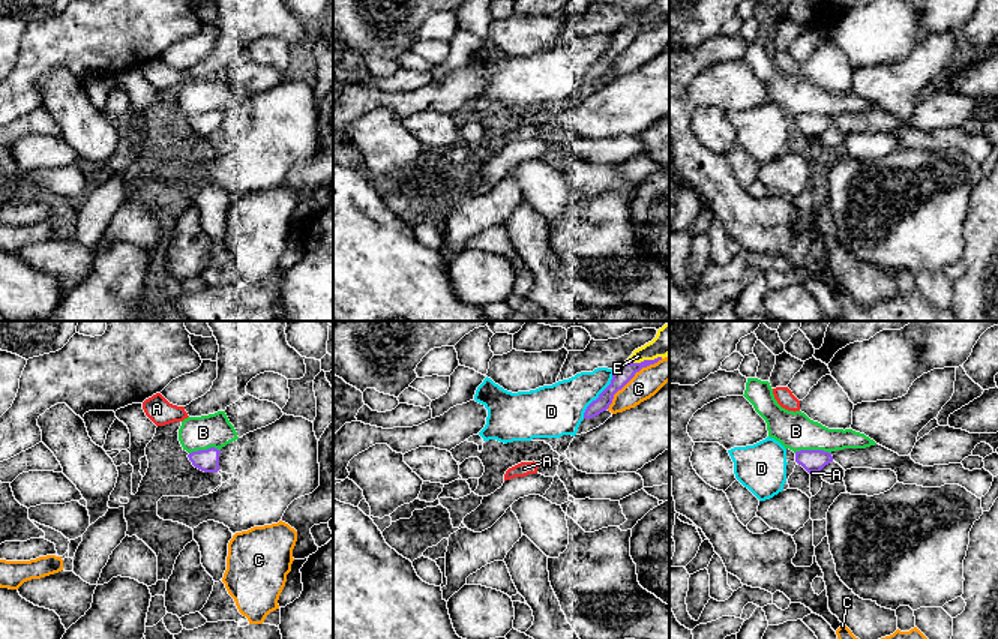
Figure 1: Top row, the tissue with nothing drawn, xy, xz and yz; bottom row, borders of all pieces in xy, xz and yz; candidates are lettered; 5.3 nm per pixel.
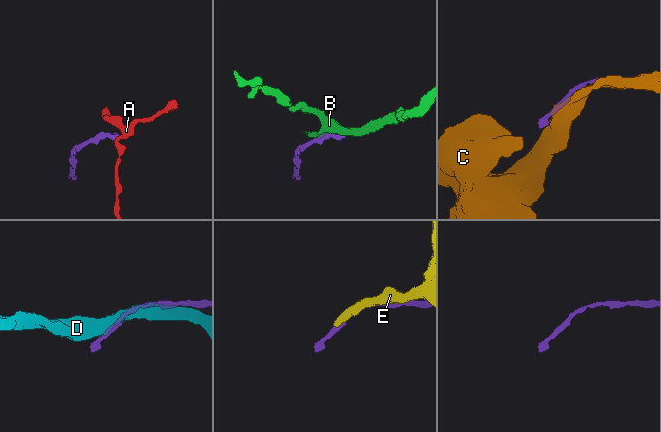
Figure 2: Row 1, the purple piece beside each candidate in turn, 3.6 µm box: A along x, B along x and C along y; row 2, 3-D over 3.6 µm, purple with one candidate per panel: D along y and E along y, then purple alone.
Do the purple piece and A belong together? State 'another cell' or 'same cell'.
another cell

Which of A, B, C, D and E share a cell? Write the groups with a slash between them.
A / B E / C / D

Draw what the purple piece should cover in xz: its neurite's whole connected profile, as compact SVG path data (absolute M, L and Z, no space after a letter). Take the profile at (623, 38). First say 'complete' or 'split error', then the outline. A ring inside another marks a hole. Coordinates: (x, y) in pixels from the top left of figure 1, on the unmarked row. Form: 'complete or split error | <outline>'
complete | M662 21L654 24L644 24L641 27L623 27L615 32L611 48L599 58L596 64L587 70L584 82L593 82L606 75L612 68L614 58L621 54L635 40L636 36L639 36L642 32L657 27L659 24L662 24Z

